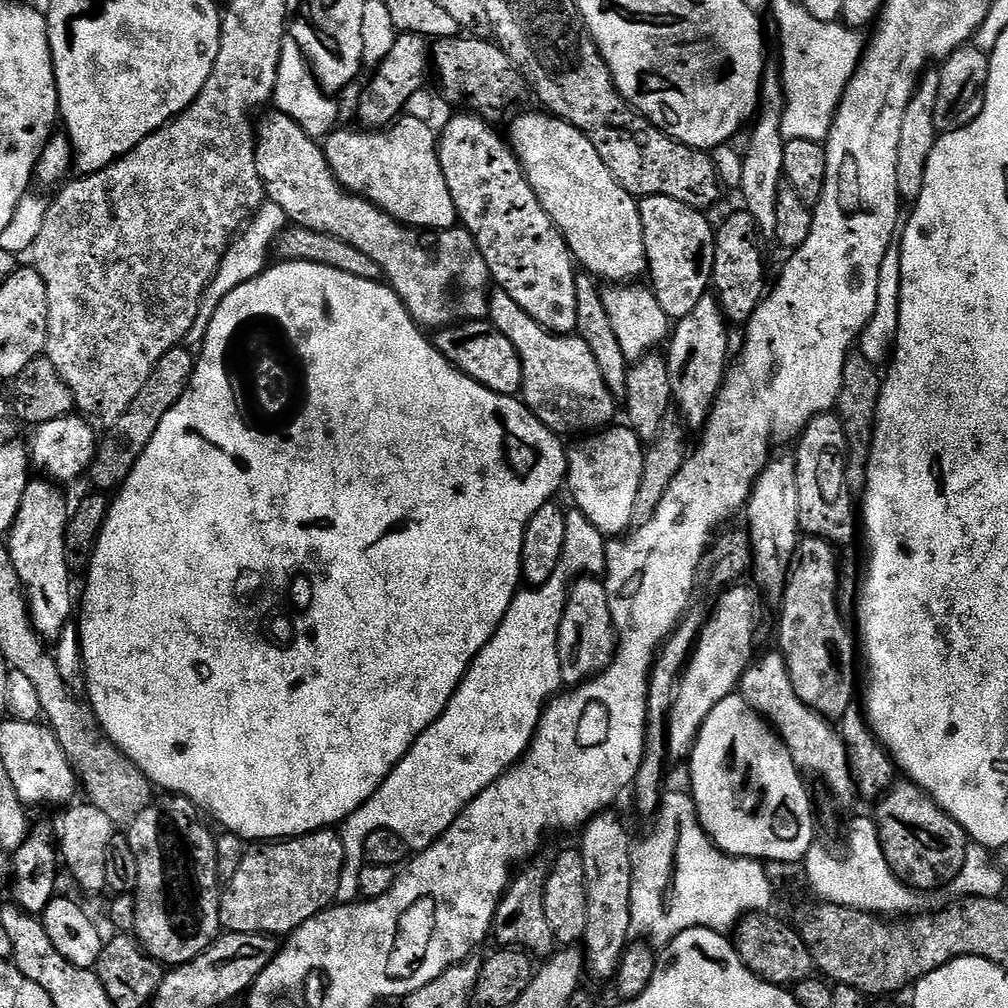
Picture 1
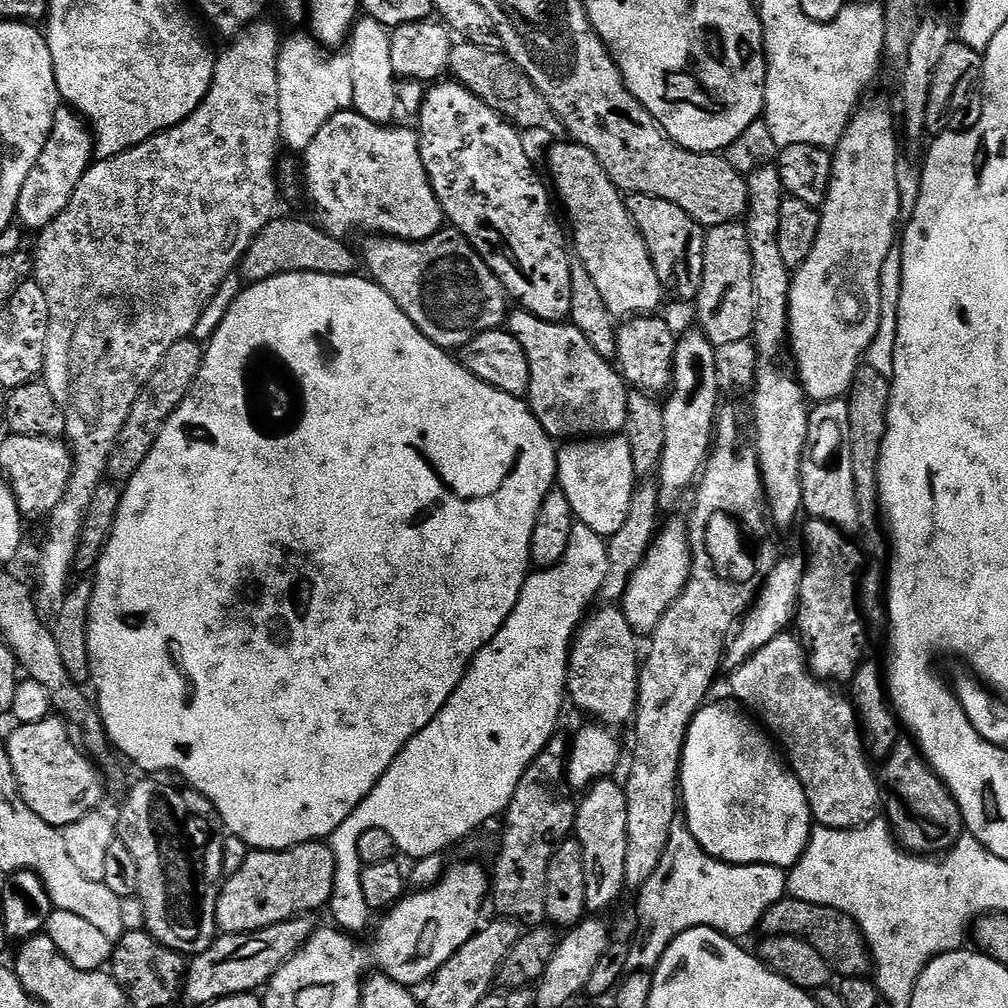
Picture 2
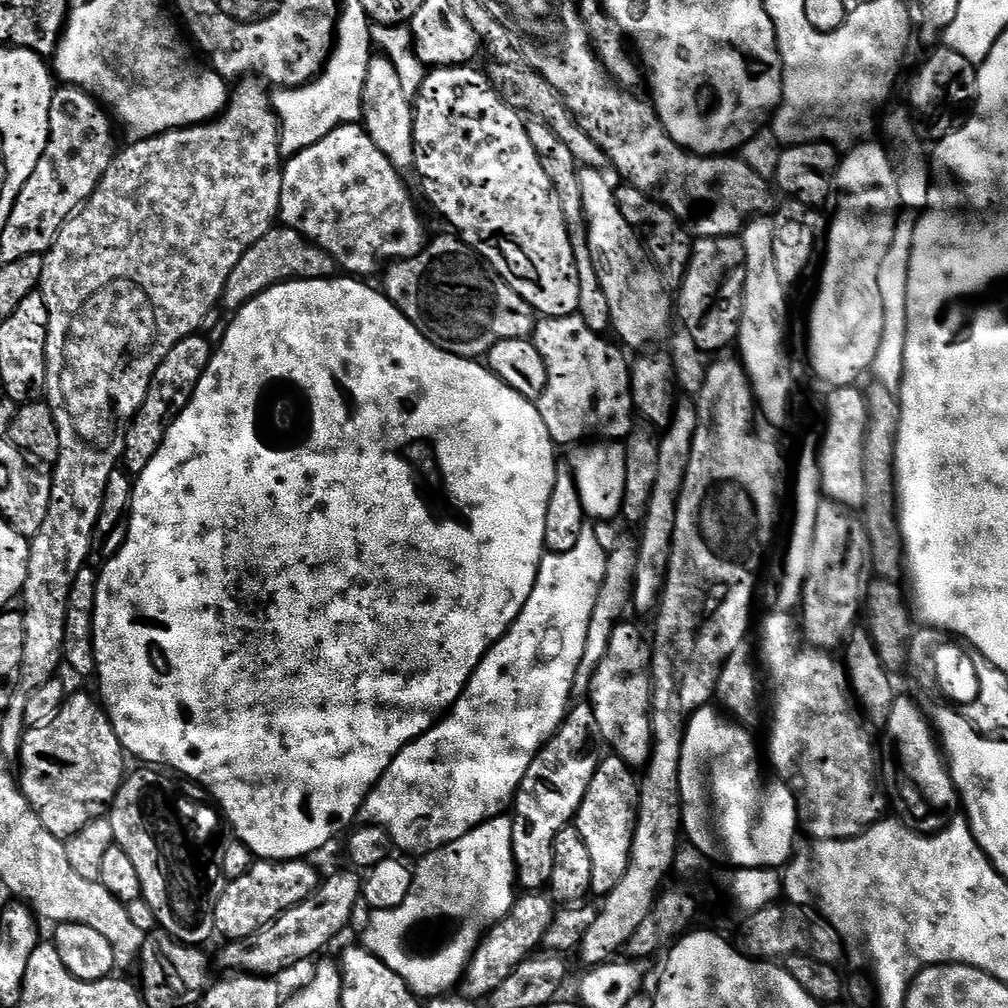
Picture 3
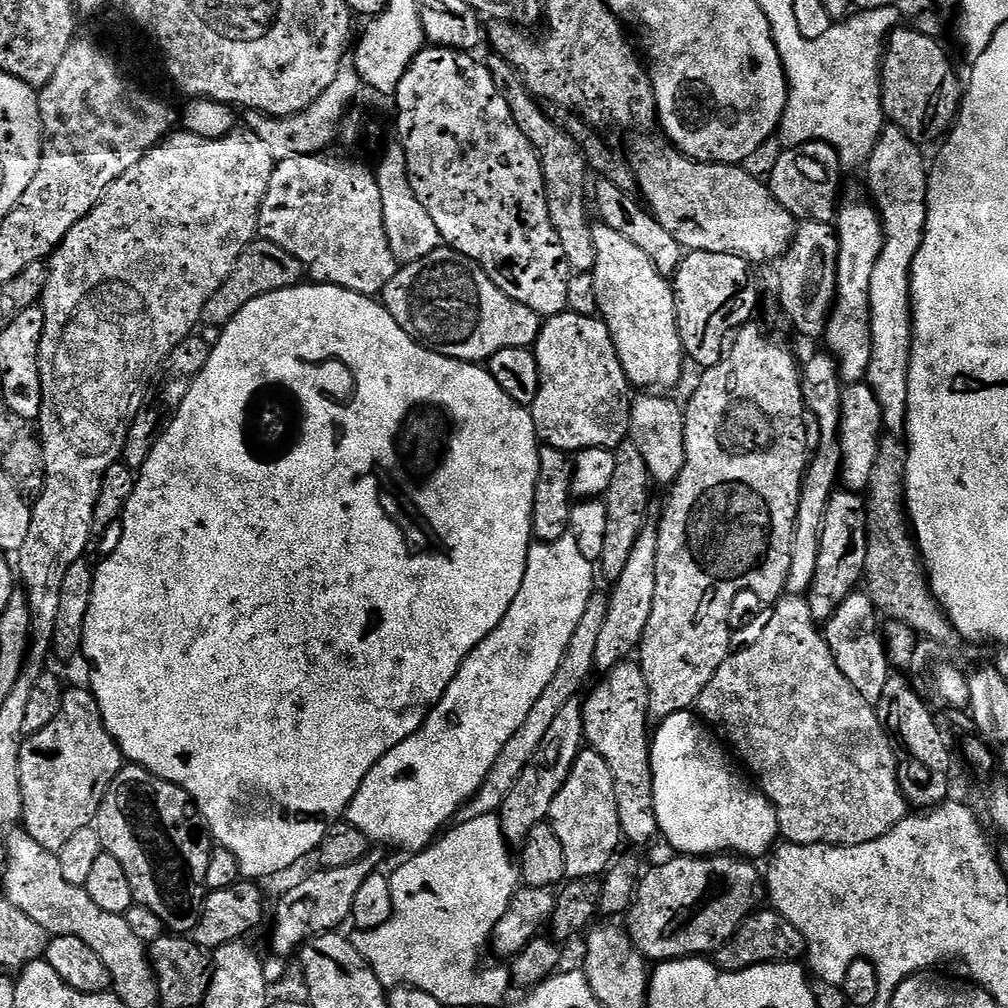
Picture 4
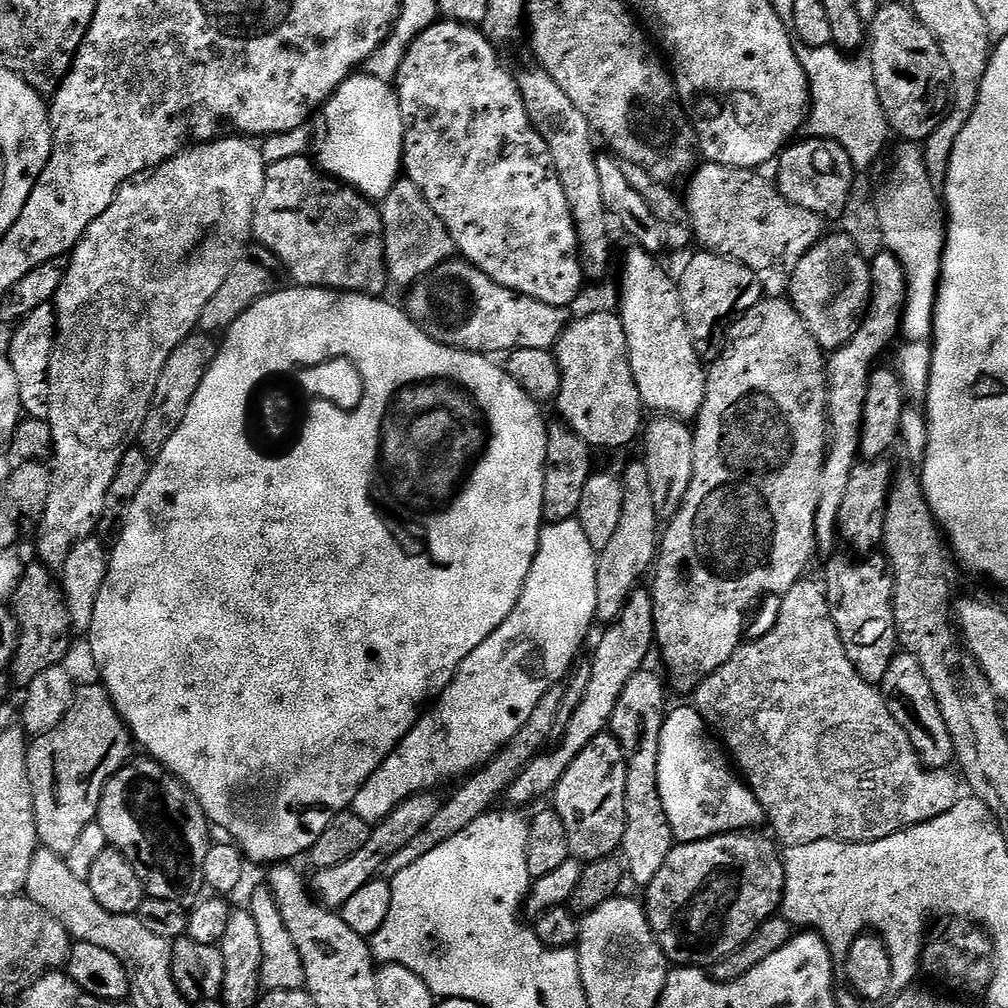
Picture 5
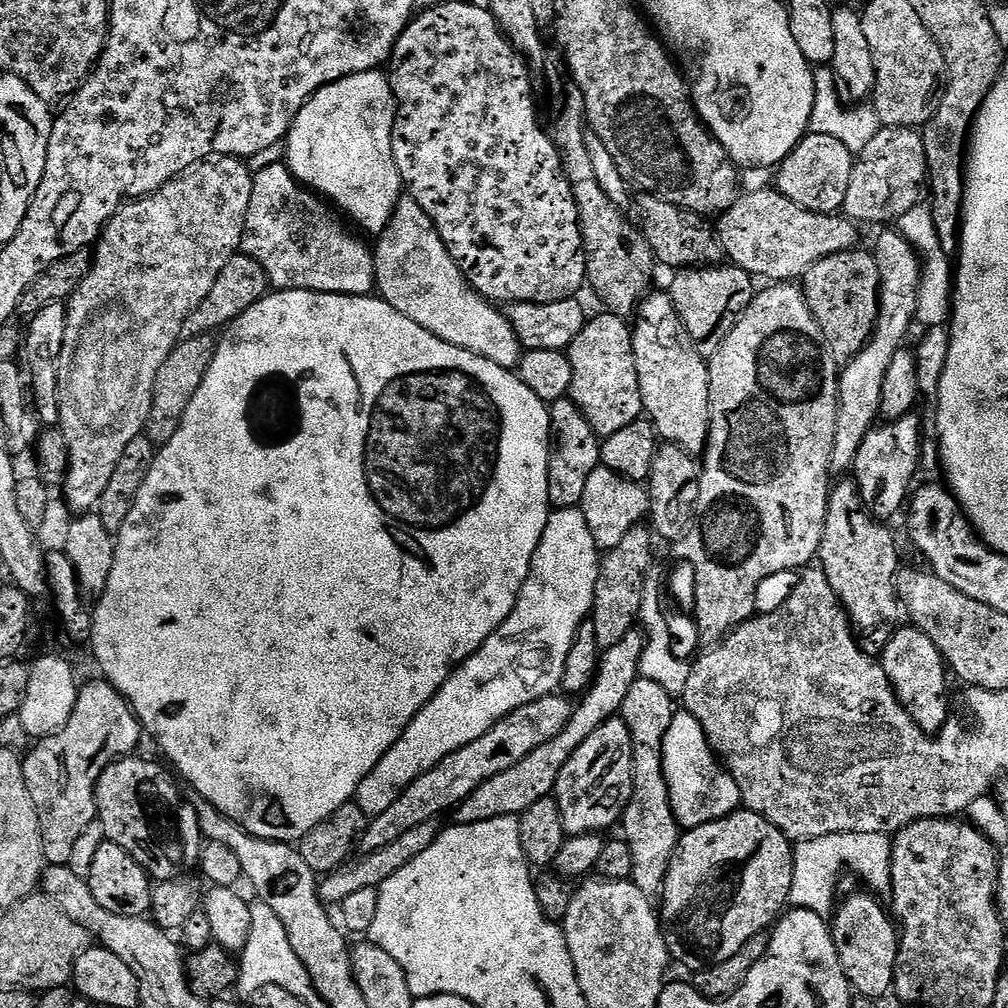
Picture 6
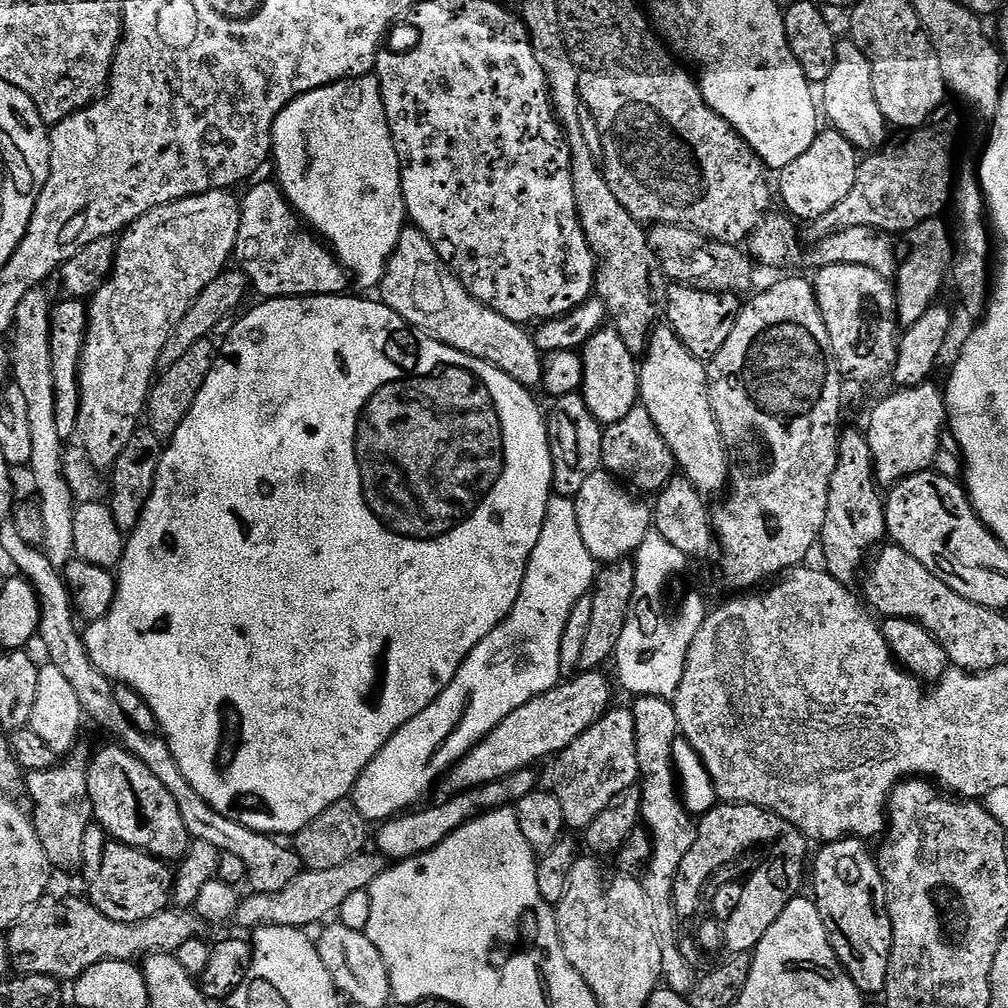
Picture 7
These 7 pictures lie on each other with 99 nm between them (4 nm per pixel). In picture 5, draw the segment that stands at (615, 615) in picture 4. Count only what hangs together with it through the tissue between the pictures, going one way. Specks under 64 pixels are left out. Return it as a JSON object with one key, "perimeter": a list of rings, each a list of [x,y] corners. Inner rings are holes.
{"perimeter":[[[636,590],[628,597],[619,617],[605,627],[608,629],[601,634],[596,649],[590,655],[590,682],[587,683],[586,692],[582,694],[577,708],[567,717],[568,725],[560,736],[560,748],[554,749],[553,752],[541,751],[507,788],[506,799],[512,803],[509,805],[513,809],[524,810],[527,804],[542,799],[547,792],[548,795],[555,793],[556,784],[562,774],[566,774],[570,762],[574,762],[574,758],[578,758],[578,754],[582,754],[582,750],[586,750],[586,746],[590,746],[594,738],[605,735],[614,706],[626,682],[630,682],[633,674],[645,667],[644,659],[647,658],[648,651],[653,651],[656,623],[652,620],[652,605],[651,595],[647,591]]]}

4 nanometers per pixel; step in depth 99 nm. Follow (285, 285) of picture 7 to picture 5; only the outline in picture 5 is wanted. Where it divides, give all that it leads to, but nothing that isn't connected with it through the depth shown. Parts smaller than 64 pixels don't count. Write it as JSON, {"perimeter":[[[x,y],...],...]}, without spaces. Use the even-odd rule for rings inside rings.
{"perimeter":[[[280,160],[276,164],[276,169],[267,173],[263,189],[259,196],[256,197],[257,207],[252,211],[252,221],[255,223],[251,227],[251,235],[257,236],[256,240],[264,248],[269,248],[278,259],[284,259],[284,268],[292,275],[291,283],[301,288],[322,288],[325,290],[335,289],[340,294],[372,294],[377,290],[376,287],[386,280],[386,265],[384,262],[383,251],[376,250],[372,256],[372,261],[364,260],[360,264],[360,268],[364,272],[368,272],[368,277],[364,278],[362,271],[350,270],[352,262],[355,260],[355,252],[360,246],[360,236],[362,231],[370,231],[378,226],[377,209],[376,212],[371,203],[367,199],[357,198],[351,191],[343,190],[338,194],[332,192],[328,196],[328,192],[320,184],[315,184],[317,173],[307,168],[304,164],[299,164],[296,160]],[[316,199],[322,199],[320,204],[320,212],[324,216],[328,216],[332,212],[331,202],[342,201],[342,212],[340,222],[330,221],[325,228],[319,228],[316,224]],[[300,244],[300,256],[302,260],[292,257],[292,247]]]}

